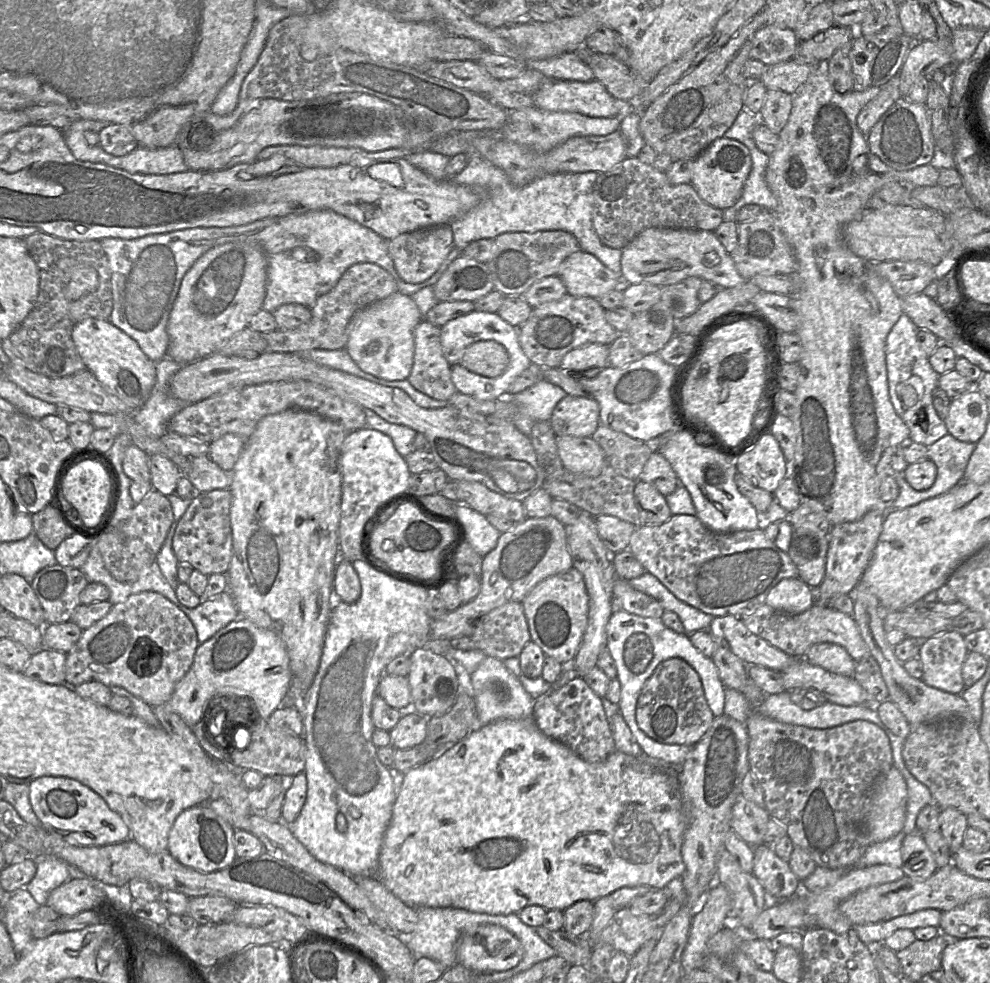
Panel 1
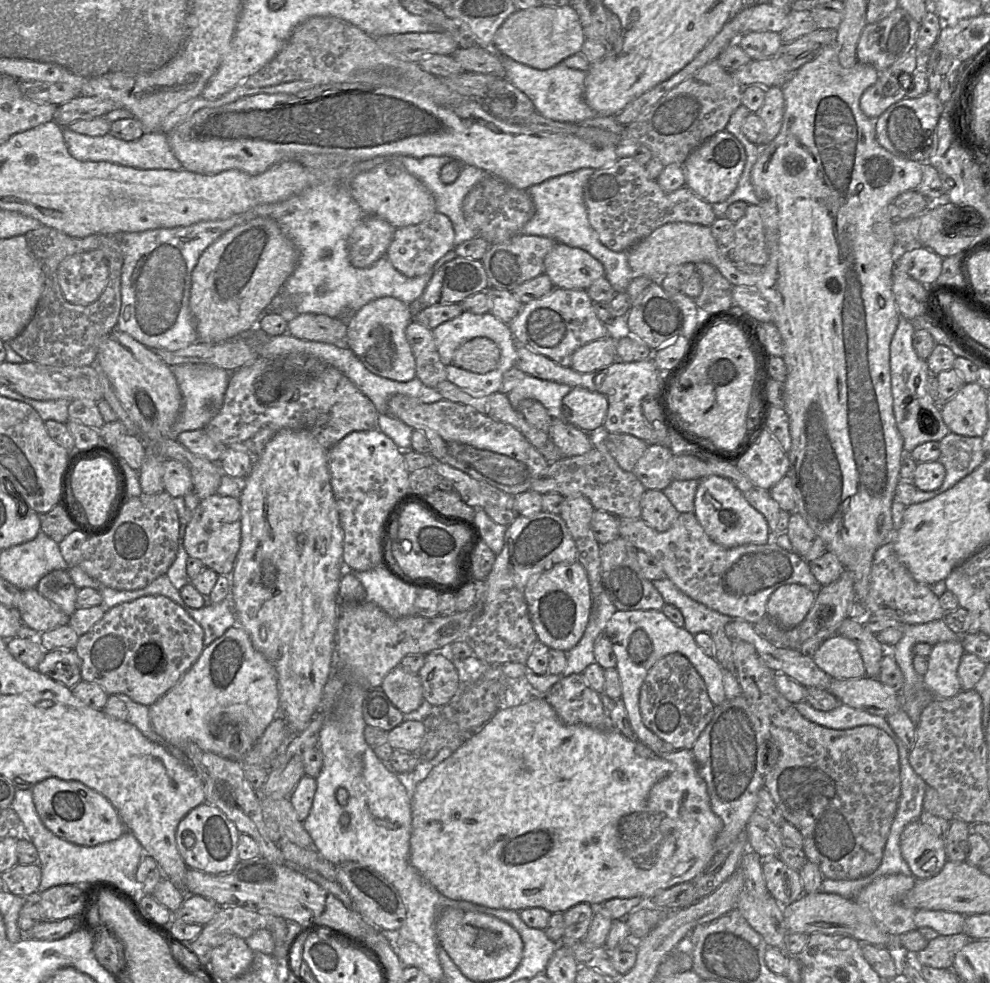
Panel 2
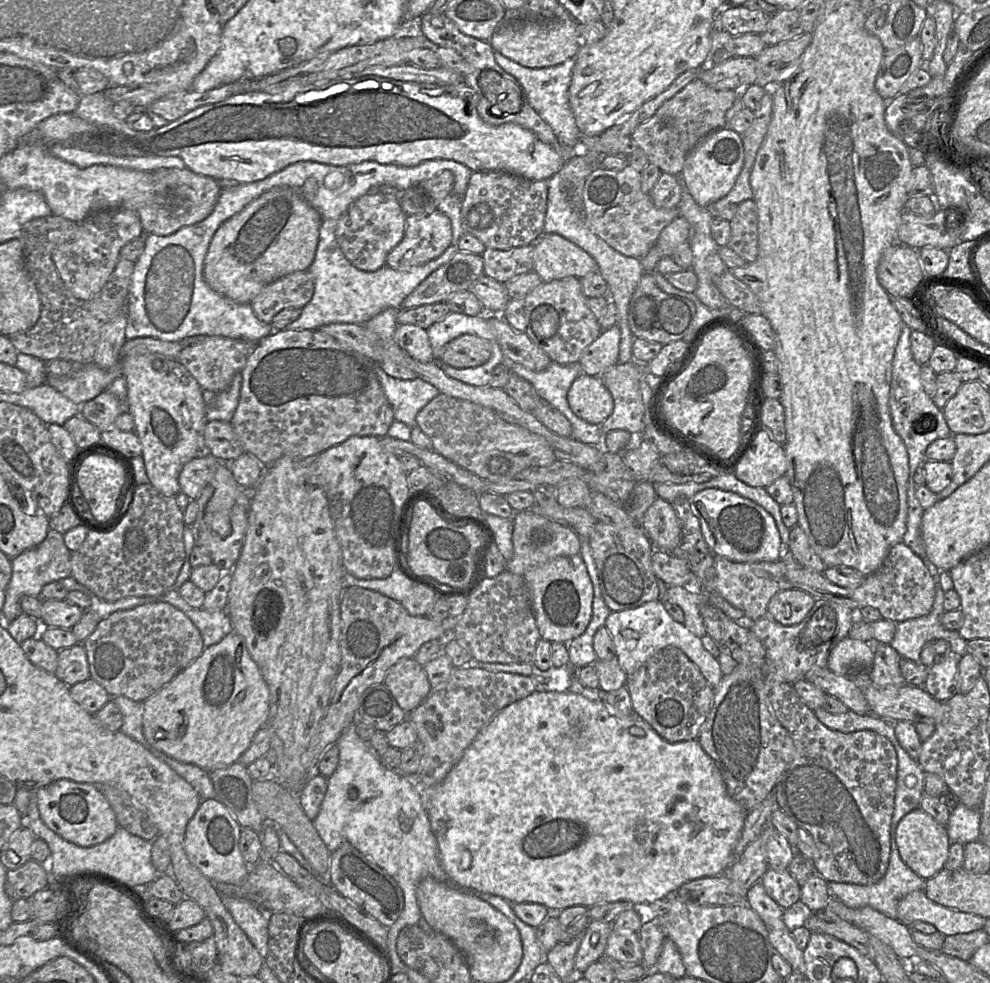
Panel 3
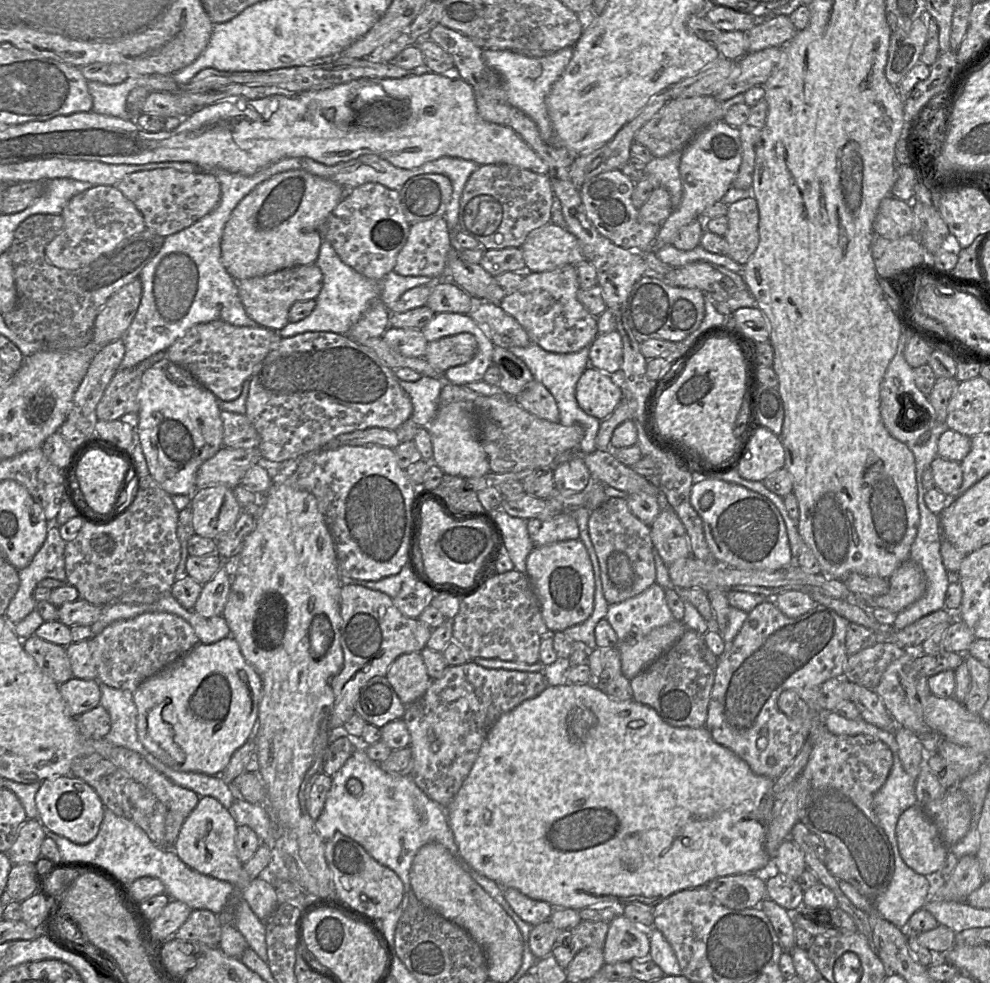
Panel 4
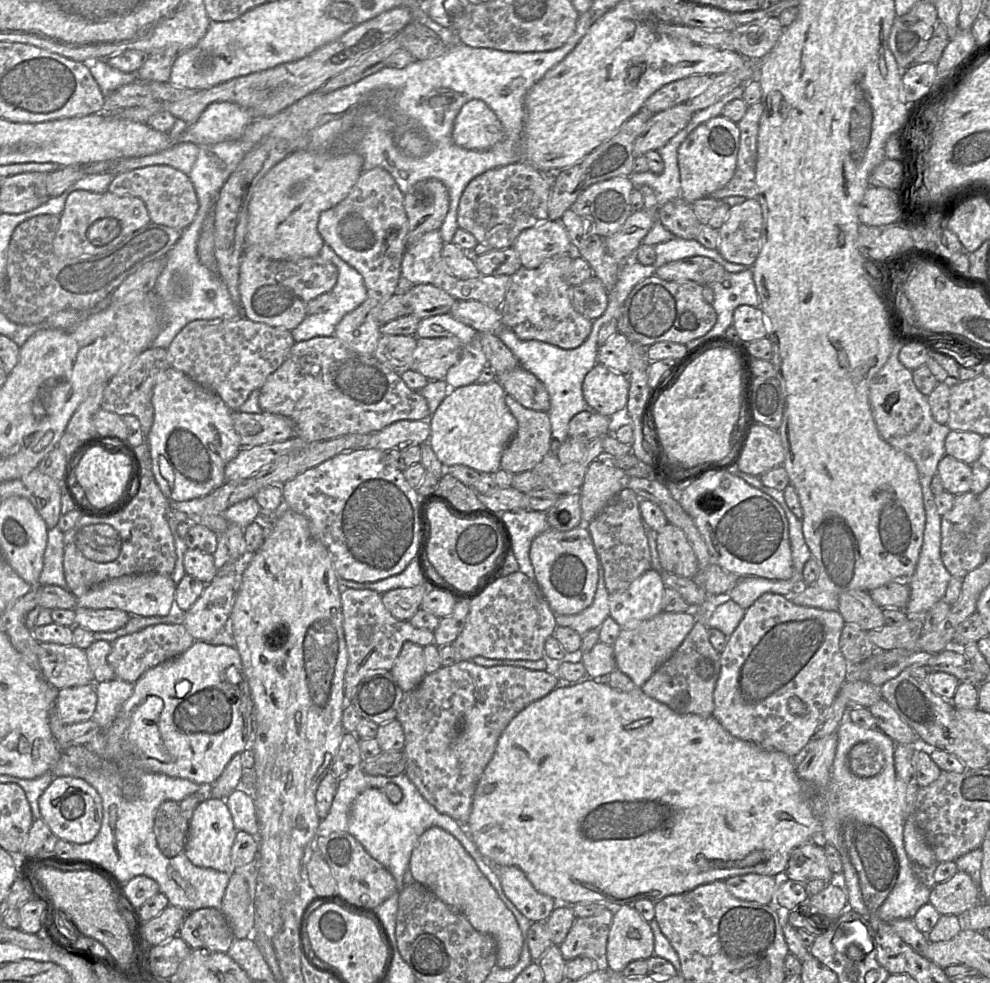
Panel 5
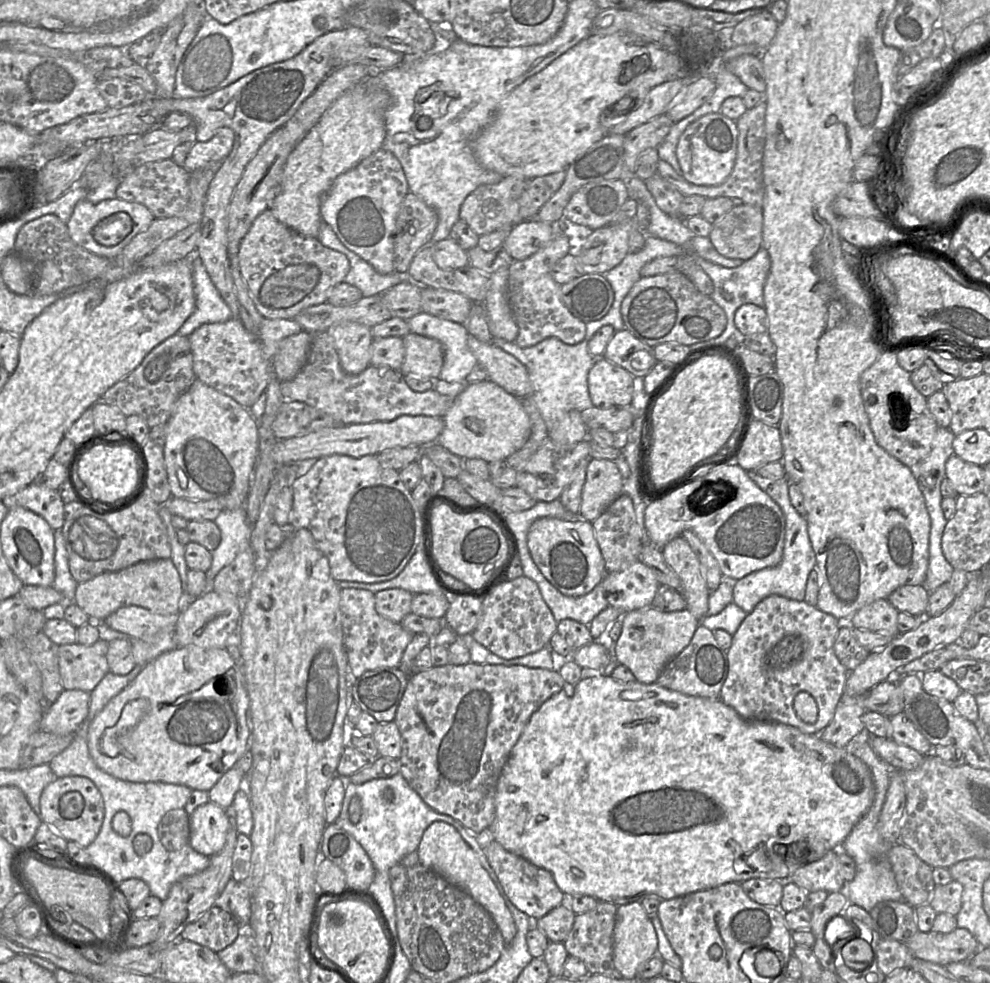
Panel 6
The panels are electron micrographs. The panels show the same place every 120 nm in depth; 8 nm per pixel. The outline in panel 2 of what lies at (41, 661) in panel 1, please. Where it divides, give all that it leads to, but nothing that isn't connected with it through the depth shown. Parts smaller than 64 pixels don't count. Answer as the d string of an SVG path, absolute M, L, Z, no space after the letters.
M75 649L47 652L37 670L70 689L82 680L81 660Z

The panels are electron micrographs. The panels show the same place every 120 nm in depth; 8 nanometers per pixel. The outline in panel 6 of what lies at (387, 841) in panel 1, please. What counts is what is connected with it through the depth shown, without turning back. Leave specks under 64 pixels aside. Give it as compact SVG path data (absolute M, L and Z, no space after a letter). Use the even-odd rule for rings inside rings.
M596 676L581 679L576 684L565 683L560 692L546 700L532 714L499 777L495 795L495 818L487 830L491 838L505 850L549 871L566 897L587 895L618 907L641 902L645 898L669 900L729 882L741 883L751 878L789 880L790 874L798 867L821 859L832 845L835 844L834 850L840 849L845 838L872 805L874 793L873 778L868 766L848 753L845 747L825 742L818 734L805 734L795 727L775 722L745 720L720 699L684 695L657 683L623 683L612 676ZM809 843L820 845L816 845L814 852L804 854L804 862L787 865L789 870L779 874L768 874L748 864L749 859L753 865L760 867L762 862L770 860L770 869L773 869L774 864L779 864L771 861L778 858L778 852L775 851L778 847L796 848Z

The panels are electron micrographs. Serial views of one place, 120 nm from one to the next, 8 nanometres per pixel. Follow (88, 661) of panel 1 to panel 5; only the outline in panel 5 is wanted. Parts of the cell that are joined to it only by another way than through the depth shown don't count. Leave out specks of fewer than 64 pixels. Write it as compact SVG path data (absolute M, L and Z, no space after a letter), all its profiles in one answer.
M182 623L154 624L114 640L108 661L115 671L115 679L136 683L147 670L179 656L194 642L195 639Z

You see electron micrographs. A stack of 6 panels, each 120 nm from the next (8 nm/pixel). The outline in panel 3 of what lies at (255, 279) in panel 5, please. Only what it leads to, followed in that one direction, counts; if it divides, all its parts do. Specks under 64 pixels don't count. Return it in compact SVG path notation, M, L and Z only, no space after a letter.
M307 270L297 271L285 275L271 284L264 287L261 292L250 302L250 306L256 317L271 324L274 316L283 309L302 309L312 298L314 293L314 283Z

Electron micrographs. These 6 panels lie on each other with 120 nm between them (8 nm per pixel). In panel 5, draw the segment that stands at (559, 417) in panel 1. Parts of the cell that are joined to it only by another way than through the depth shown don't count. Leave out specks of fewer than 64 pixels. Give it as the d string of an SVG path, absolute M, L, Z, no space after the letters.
M597 363L582 383L583 397L599 414L620 418L625 412L629 391L627 375Z

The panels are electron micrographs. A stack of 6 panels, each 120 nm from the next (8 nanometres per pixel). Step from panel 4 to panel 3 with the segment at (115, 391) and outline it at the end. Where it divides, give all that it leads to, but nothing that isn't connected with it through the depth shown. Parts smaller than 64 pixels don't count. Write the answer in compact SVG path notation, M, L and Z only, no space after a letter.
M108 391L77 405L80 405L80 415L97 426L100 431L106 431L113 427L117 416L127 411L126 401L120 400Z

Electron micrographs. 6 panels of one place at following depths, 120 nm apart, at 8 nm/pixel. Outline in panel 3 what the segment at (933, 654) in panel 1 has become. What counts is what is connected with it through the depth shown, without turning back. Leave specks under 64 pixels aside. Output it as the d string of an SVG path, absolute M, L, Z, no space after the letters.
M951 653L939 656L928 668L923 688L940 702L959 693L958 657Z

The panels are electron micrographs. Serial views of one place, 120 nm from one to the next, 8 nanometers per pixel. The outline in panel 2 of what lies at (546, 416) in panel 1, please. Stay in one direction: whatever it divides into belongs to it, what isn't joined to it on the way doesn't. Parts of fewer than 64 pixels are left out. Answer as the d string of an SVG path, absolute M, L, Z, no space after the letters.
M526 375L507 395L514 409L518 410L520 402L524 399L534 399L547 409L553 419L563 419L562 401L571 389L572 387L566 384Z

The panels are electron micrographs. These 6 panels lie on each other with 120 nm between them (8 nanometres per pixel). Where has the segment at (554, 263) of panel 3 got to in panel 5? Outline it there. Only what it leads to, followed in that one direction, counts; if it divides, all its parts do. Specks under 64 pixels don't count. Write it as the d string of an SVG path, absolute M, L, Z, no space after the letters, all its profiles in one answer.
M545 220L523 230L512 246L523 267L534 269L558 254L573 253L569 236L559 221Z

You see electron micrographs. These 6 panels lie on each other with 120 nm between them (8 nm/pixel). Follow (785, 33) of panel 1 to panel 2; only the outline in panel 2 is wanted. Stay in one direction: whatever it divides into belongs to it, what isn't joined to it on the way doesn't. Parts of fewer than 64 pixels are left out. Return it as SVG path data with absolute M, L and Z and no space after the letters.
M755 31L740 35L735 41L751 60L774 57L783 45L781 36L773 31Z

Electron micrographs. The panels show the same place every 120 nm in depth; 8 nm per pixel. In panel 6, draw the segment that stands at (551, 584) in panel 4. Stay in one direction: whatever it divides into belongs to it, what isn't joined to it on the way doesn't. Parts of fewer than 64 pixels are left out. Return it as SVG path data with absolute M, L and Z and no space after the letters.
M553 517L539 518L530 526L527 544L532 560L541 573L566 596L578 597L589 593L606 574L592 522L585 519L565 521Z

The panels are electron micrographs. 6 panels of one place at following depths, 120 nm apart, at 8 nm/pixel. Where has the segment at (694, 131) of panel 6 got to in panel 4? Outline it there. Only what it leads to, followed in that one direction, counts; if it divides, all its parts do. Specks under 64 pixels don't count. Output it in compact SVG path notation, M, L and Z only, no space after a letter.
M718 120L700 131L683 149L680 160L682 198L676 209L660 225L650 250L654 253L665 245L672 244L676 234L695 219L701 219L703 211L726 194L736 178L742 161L742 146L739 129Z

